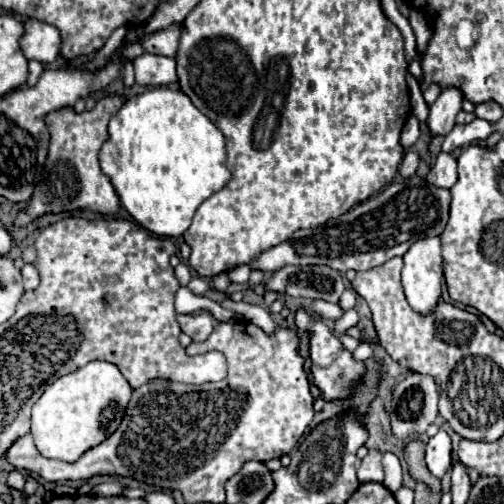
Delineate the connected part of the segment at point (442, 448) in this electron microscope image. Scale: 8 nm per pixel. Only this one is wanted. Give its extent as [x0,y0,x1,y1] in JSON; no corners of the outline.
[425,430,451,478]

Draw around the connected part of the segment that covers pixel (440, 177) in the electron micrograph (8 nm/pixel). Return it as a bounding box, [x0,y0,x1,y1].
[427,152,457,188]

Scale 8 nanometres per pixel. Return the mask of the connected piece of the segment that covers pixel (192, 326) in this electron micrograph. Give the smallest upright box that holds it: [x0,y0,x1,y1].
[177,312,213,342]

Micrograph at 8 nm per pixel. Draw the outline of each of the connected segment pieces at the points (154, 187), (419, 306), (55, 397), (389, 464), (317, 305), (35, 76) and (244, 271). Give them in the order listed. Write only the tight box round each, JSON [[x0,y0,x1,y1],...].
[[99,86,231,238],[401,236,443,314],[31,362,131,462],[383,452,401,492],[313,300,343,320],[27,60,45,86],[228,265,251,283]]

